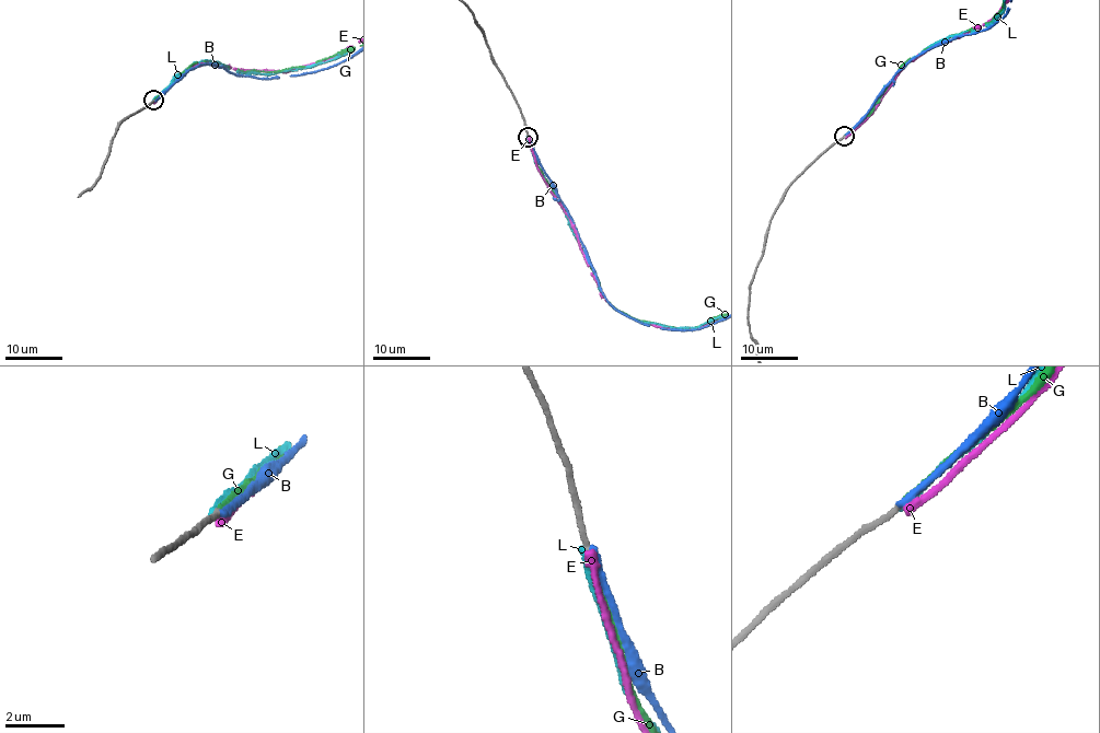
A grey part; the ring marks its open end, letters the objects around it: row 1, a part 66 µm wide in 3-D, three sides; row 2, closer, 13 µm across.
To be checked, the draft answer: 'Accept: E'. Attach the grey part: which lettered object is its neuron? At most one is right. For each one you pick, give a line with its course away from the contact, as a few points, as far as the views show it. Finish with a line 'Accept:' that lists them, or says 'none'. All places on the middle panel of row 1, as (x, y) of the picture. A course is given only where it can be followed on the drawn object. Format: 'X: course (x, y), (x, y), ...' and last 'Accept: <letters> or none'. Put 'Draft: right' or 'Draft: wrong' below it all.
Accept: G
Draft: wrong

